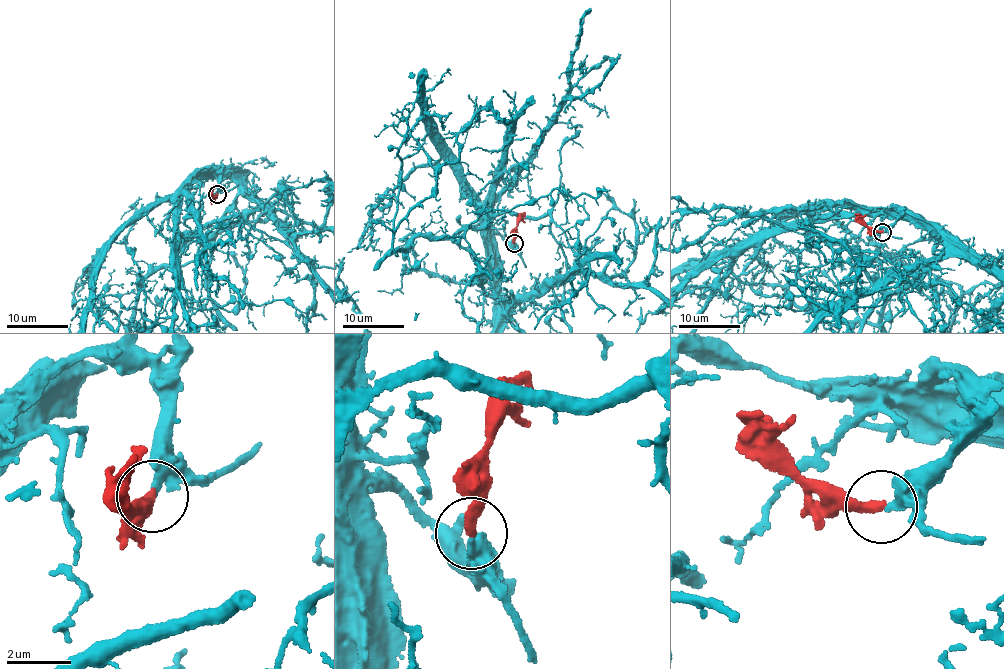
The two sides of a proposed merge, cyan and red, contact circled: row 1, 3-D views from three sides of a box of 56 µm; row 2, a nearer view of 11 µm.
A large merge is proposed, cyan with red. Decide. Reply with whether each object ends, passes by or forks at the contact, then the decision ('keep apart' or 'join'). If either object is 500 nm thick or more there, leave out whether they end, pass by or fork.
cyan ends; red ends; join

